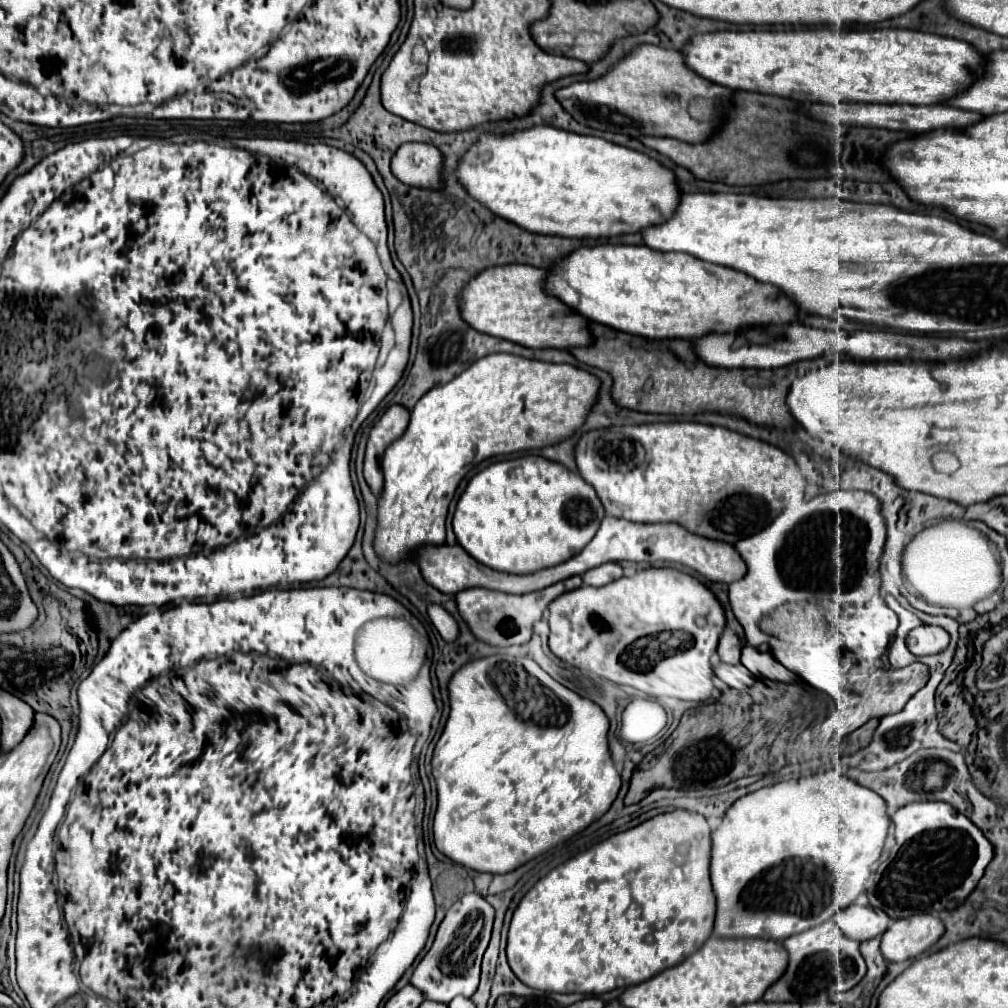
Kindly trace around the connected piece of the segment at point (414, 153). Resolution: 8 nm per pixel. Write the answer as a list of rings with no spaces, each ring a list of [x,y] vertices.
[[[402,144],[392,158],[392,172],[400,182],[418,188],[440,188],[442,154],[432,144]]]

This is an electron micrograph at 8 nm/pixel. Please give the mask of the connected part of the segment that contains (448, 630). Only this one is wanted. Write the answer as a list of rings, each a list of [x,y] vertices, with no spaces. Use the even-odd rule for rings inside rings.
[[[430,604],[428,606],[428,616],[432,620],[432,624],[436,626],[436,630],[440,632],[440,636],[446,640],[446,642],[452,642],[456,636],[458,636],[458,626],[456,622],[452,620],[452,616],[438,604]]]

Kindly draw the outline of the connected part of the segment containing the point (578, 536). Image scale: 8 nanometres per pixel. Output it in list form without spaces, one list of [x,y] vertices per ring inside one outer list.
[[[522,456],[494,462],[478,472],[462,492],[454,512],[454,534],[458,544],[484,566],[508,574],[532,574],[576,556],[596,534],[604,508],[594,492],[576,472],[542,456]]]

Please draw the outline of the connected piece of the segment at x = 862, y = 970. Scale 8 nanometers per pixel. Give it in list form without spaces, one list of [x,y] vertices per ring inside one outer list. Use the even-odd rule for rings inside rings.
[[[832,920],[782,940],[782,946],[788,952],[788,968],[780,980],[764,992],[764,1002],[826,1002],[832,994],[854,988],[866,974],[866,964],[858,950],[860,944],[842,936]]]

